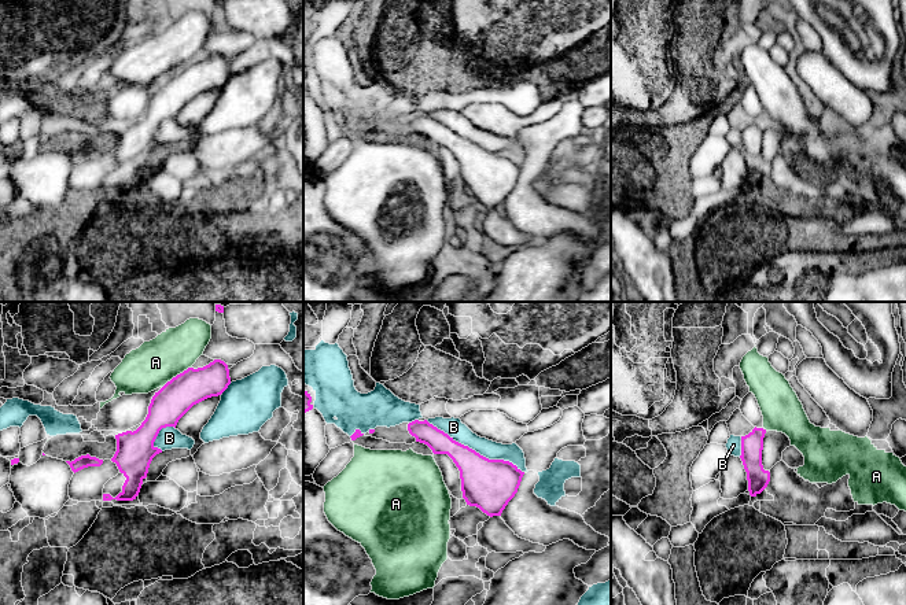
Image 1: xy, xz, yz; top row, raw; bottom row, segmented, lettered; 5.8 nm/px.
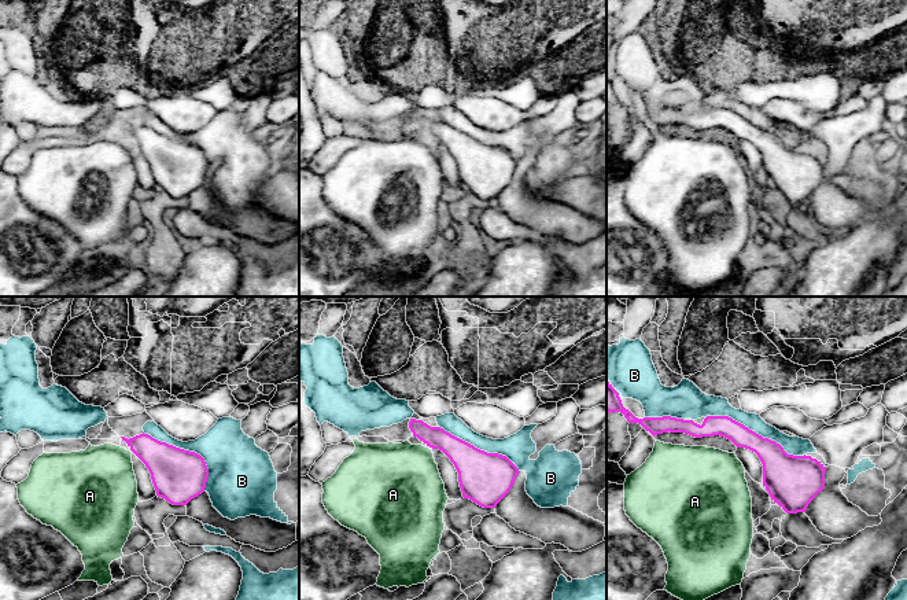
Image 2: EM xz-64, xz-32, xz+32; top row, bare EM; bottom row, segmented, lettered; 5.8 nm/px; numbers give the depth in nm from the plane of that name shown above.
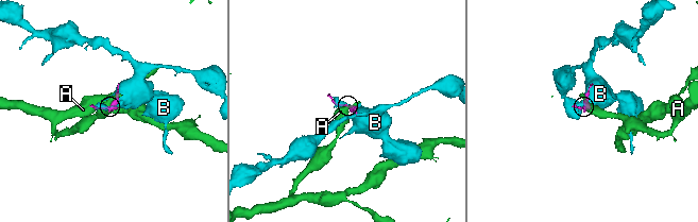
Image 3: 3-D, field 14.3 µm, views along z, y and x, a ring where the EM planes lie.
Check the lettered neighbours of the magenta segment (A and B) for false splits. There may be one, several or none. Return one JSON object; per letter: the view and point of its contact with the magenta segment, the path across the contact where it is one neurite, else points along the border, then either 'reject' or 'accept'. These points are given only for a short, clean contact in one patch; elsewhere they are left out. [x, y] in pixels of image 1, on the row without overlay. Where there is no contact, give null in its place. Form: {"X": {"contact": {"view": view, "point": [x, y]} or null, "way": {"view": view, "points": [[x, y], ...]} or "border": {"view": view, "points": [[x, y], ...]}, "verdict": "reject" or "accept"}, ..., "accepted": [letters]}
{"A": {"contact": {"view": "xy", "point": [177, 67]}, "border": {"view": "xy", "points": [[191, 59], [173, 69], [162, 80]]}, "verdict": "reject"}, "B": {"contact": {"view": "xz", "point": [474, 143]}, "verdict": "reject"}, "accepted": []}

